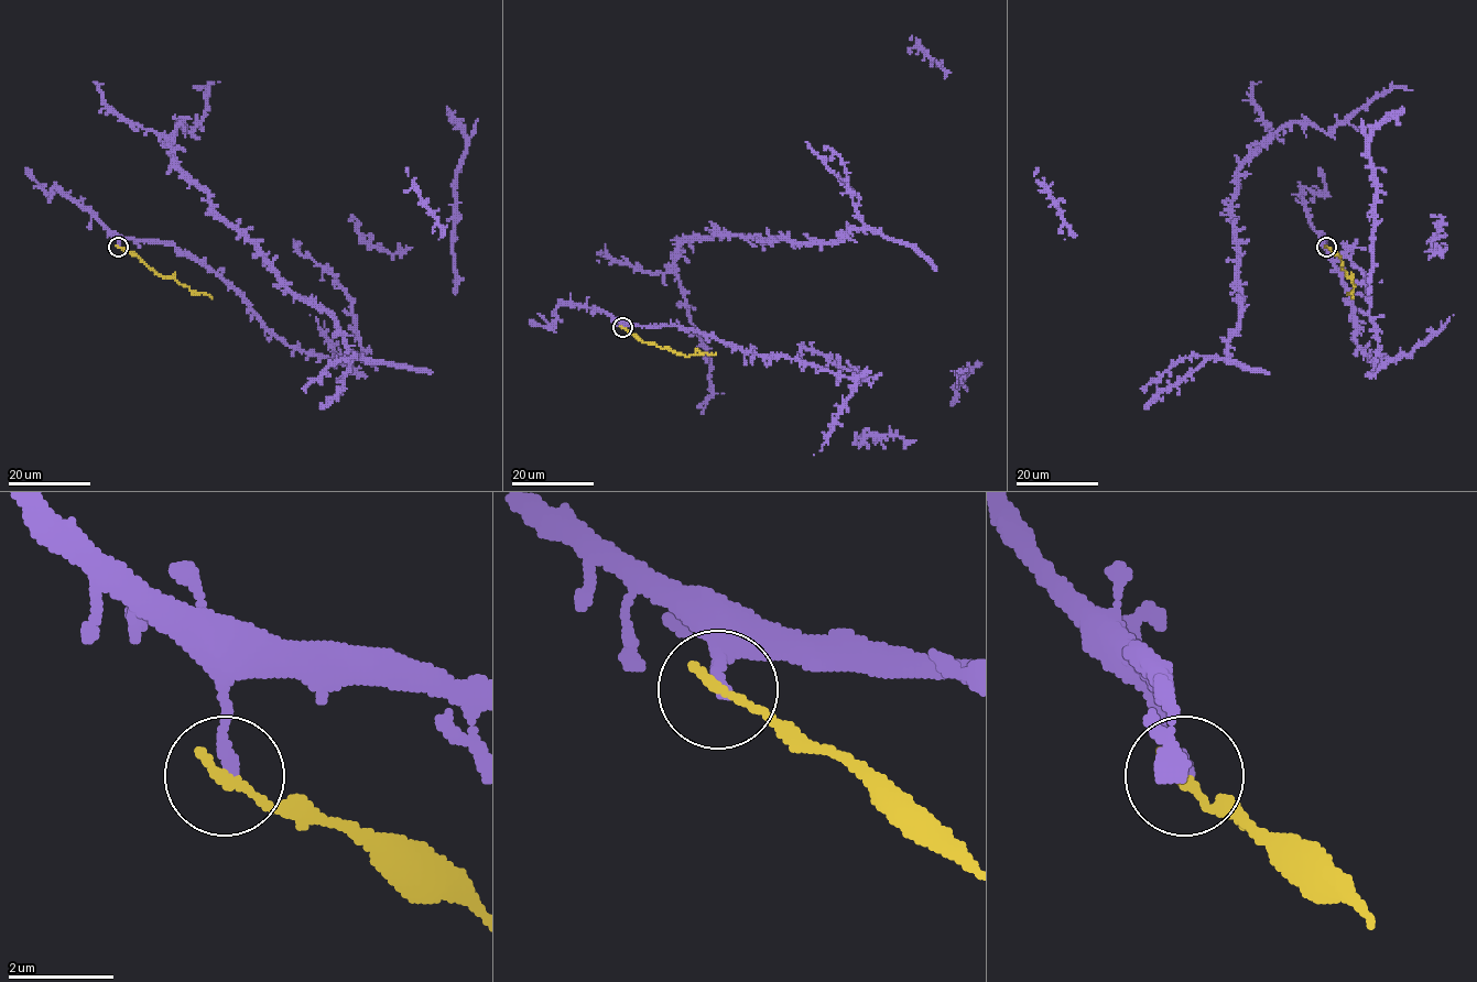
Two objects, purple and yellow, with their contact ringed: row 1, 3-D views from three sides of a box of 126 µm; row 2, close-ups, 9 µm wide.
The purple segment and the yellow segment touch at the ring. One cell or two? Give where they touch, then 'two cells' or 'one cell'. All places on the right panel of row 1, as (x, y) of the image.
(1326, 247) | two cells

